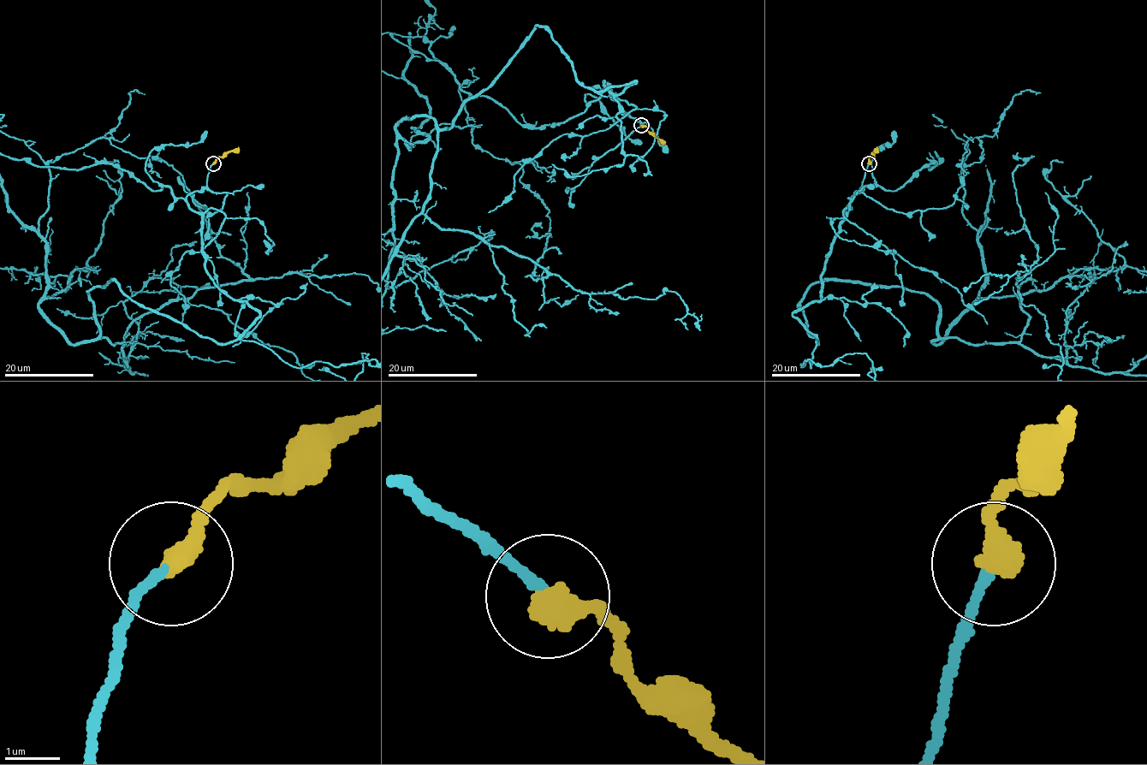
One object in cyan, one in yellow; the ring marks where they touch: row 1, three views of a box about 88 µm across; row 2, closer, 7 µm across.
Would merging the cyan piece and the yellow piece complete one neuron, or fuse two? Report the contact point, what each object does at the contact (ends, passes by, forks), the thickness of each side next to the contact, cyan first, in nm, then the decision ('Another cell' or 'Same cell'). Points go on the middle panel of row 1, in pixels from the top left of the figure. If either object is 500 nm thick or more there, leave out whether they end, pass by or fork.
Place: (641, 125). At the ring cyan ends. At the ring yellow ends. Thickness 160 nm (cyan) against 440 nm. Same cell

